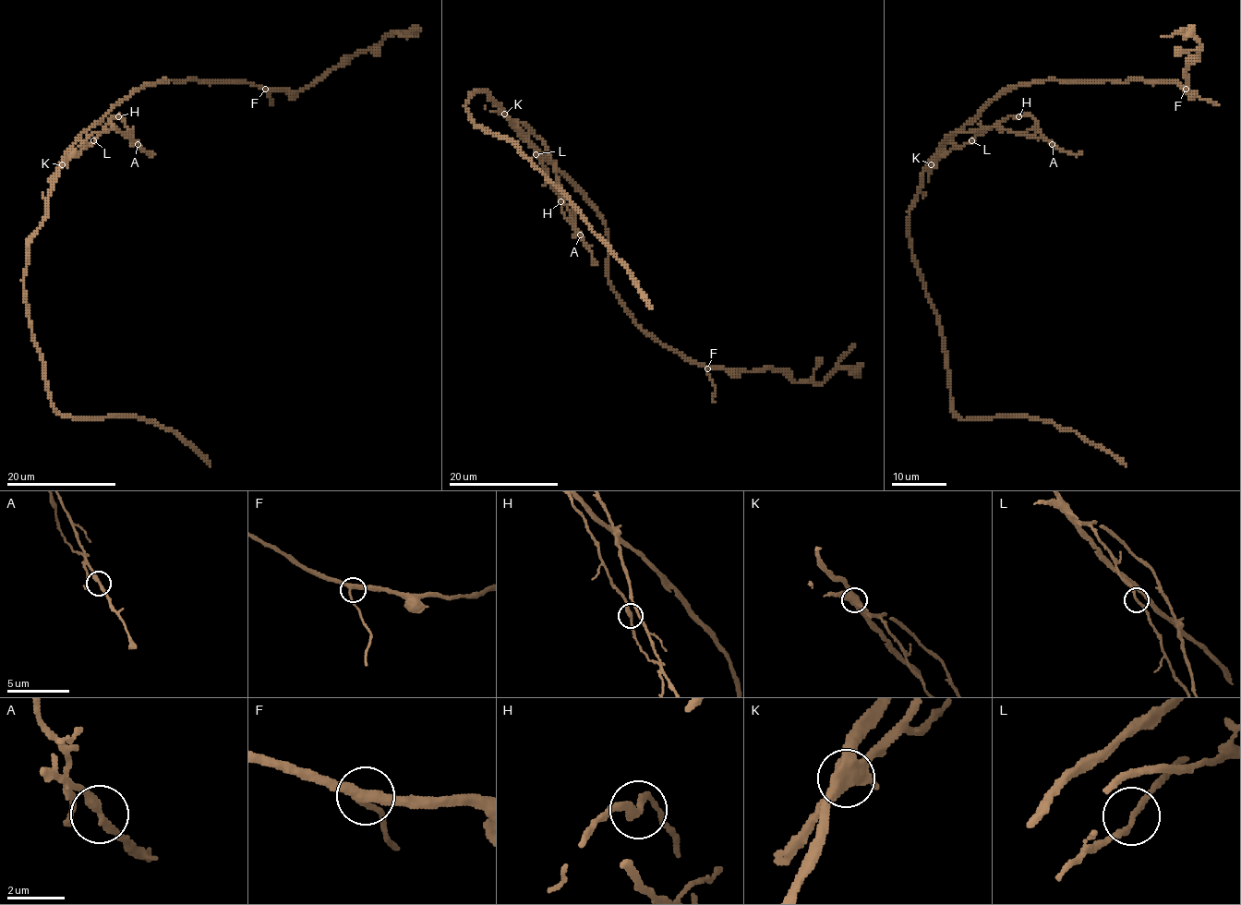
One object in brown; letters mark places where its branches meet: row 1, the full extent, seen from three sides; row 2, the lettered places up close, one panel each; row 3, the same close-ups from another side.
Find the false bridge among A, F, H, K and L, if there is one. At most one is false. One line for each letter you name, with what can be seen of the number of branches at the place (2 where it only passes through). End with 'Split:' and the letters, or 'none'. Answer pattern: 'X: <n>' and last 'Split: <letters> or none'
K: 4
Split: K

